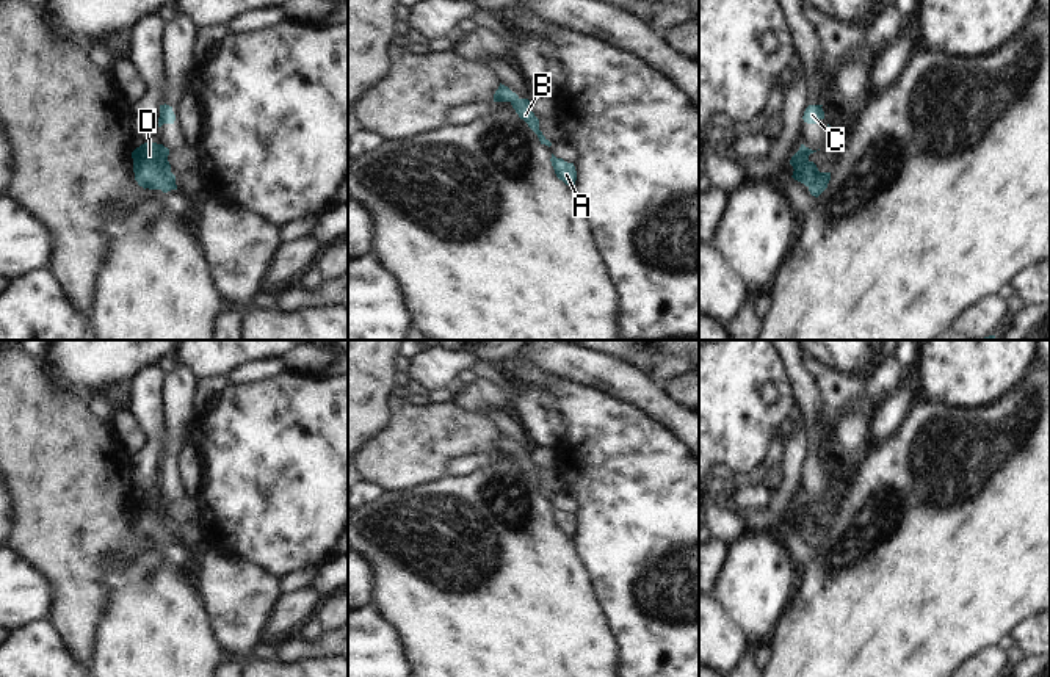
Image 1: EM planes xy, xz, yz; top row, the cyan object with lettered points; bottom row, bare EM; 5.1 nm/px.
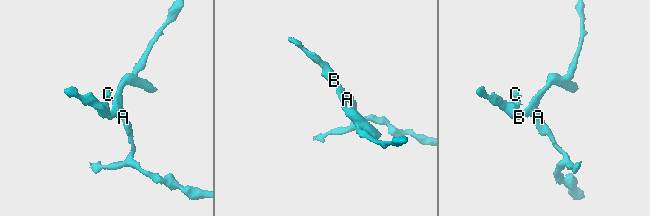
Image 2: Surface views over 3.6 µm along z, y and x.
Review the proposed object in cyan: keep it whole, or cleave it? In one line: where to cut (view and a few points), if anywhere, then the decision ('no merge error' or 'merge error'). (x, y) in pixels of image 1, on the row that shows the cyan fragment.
no cut; no merge error

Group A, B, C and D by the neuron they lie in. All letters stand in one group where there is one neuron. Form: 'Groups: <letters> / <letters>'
Groups: A B C D.

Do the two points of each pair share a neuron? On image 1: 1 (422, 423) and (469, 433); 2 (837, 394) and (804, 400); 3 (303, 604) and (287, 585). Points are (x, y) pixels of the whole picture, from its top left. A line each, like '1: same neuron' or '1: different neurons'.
1: same neuron
2: different neurons
3: different neurons

